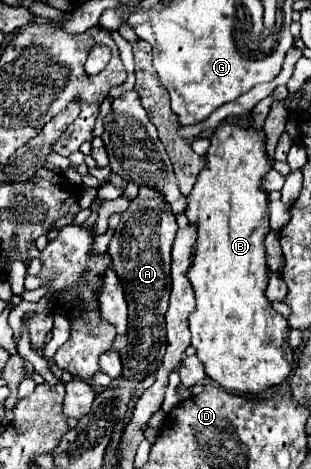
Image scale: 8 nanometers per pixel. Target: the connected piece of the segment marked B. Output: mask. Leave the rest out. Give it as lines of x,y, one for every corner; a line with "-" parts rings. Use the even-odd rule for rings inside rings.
253,112
223,120
209,140
211,146
205,154
207,164
197,176
185,210
189,224
197,230
191,266
187,272
197,300
195,310
189,314
191,346
197,350
197,356
203,362
209,378
213,378
219,386
227,390
255,394
269,386
281,384
291,372
293,364
293,350
285,342
289,336
289,324
277,310
273,310
271,300
265,296
269,284
269,268
263,240
269,234
271,226
267,222
269,194
267,190
263,190
261,182
263,176
273,168
273,160
267,158
267,150
263,148
265,130
255,128
-
243,118
249,118
247,126
239,124

